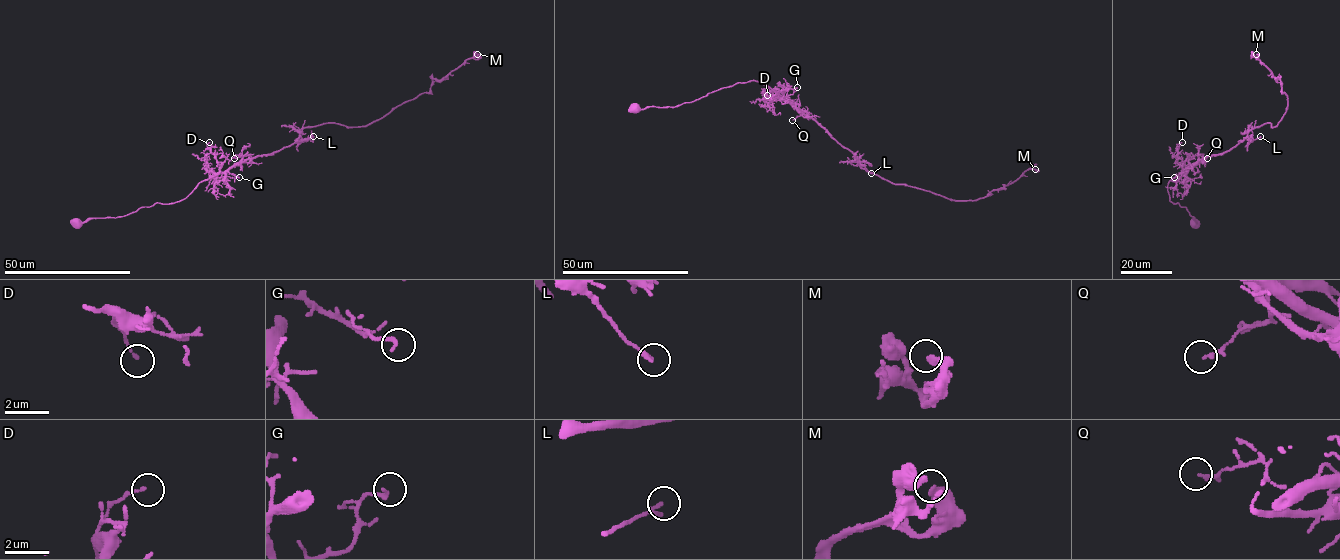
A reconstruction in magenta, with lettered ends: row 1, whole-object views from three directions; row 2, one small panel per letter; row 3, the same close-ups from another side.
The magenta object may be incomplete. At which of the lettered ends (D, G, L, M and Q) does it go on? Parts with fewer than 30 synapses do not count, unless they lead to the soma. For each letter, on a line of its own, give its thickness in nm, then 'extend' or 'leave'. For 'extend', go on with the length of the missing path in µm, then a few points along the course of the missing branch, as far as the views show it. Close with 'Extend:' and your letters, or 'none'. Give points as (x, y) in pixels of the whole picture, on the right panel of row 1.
D: calibre 110 nm; leave
G: calibre 190 nm; leave
L: calibre 200 nm; leave
M: calibre 320 nm; leave
Q: calibre 140 nm; leave
Extend: none

